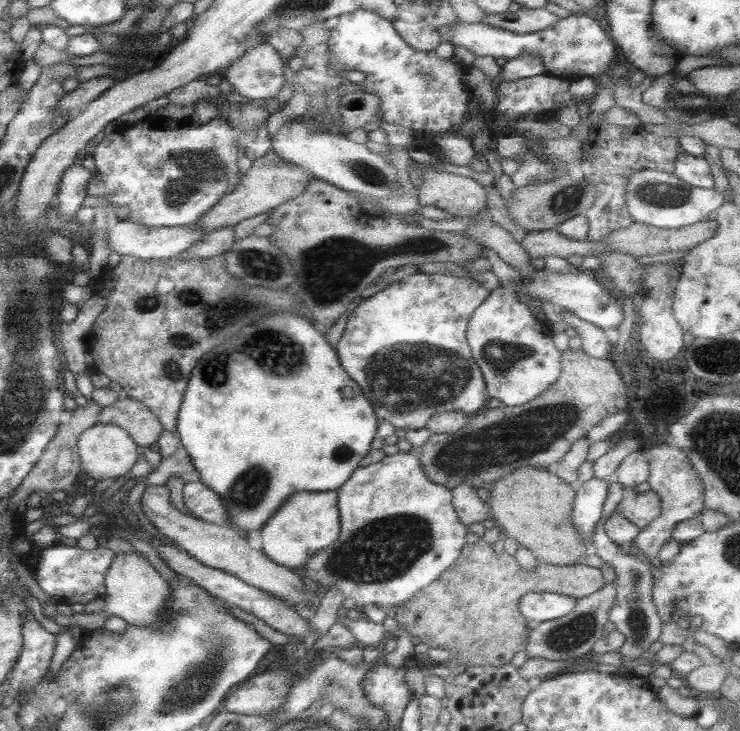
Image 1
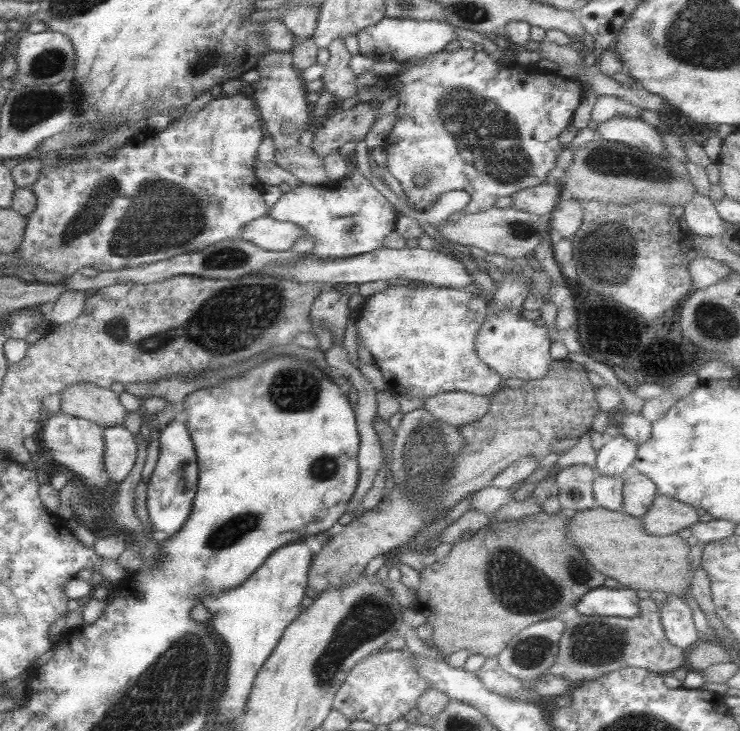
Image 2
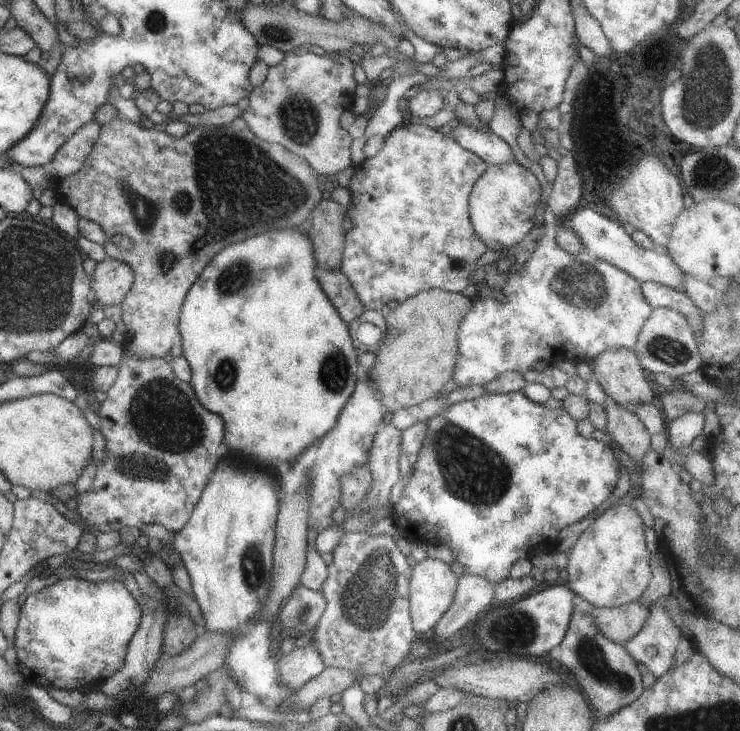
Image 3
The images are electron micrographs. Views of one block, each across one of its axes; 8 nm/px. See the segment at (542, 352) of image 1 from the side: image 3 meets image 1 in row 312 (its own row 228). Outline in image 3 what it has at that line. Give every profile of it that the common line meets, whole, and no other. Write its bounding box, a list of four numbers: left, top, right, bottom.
[469,162,541,253]

